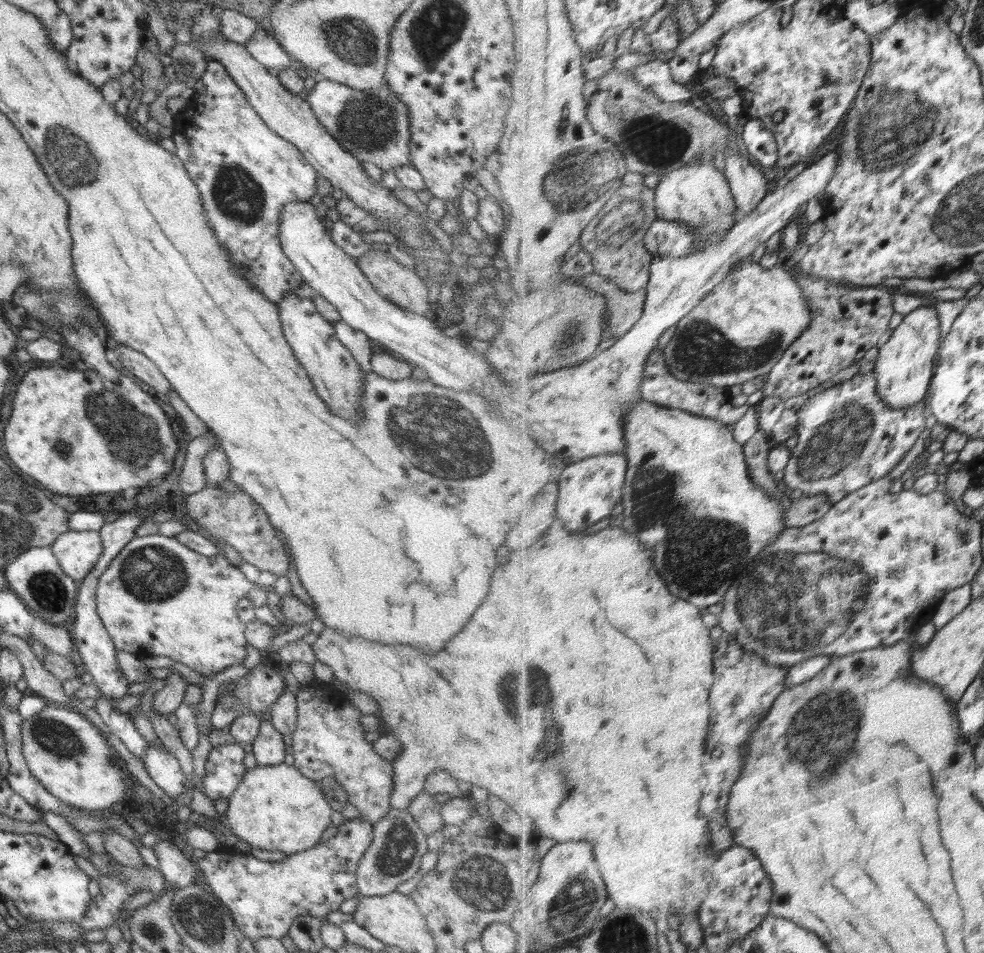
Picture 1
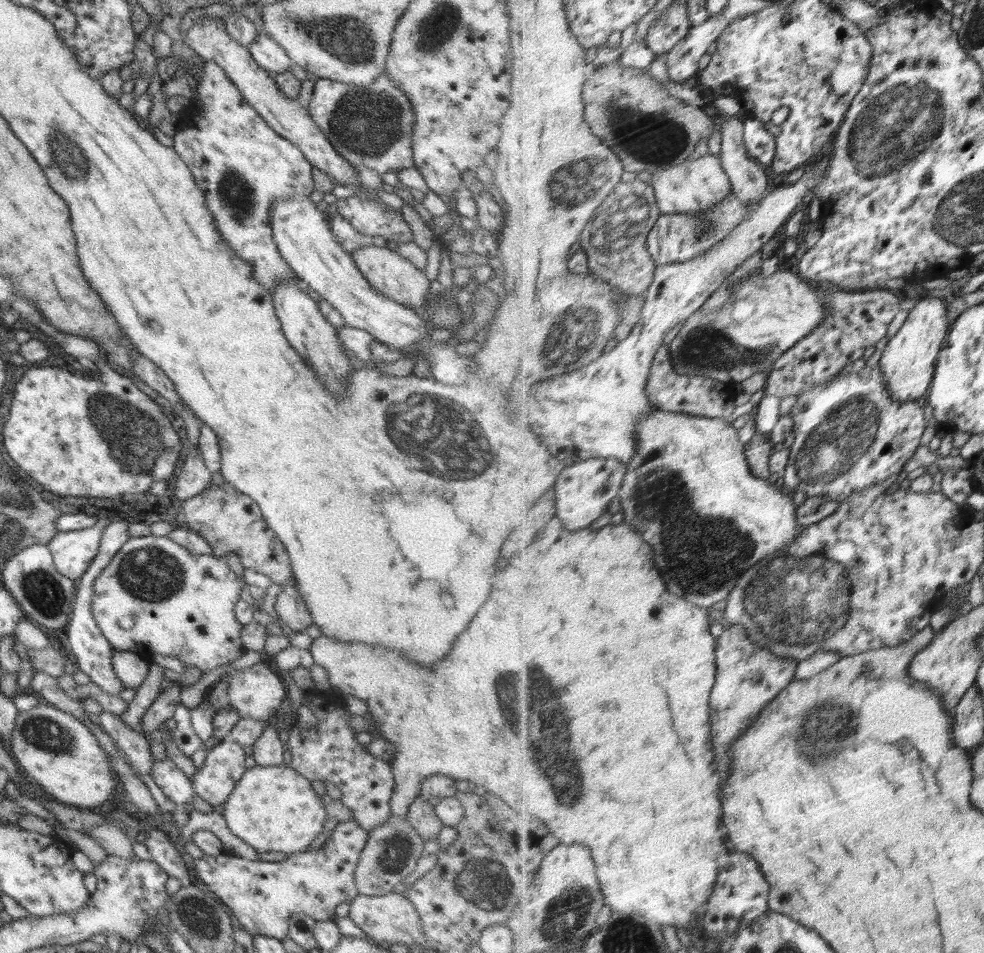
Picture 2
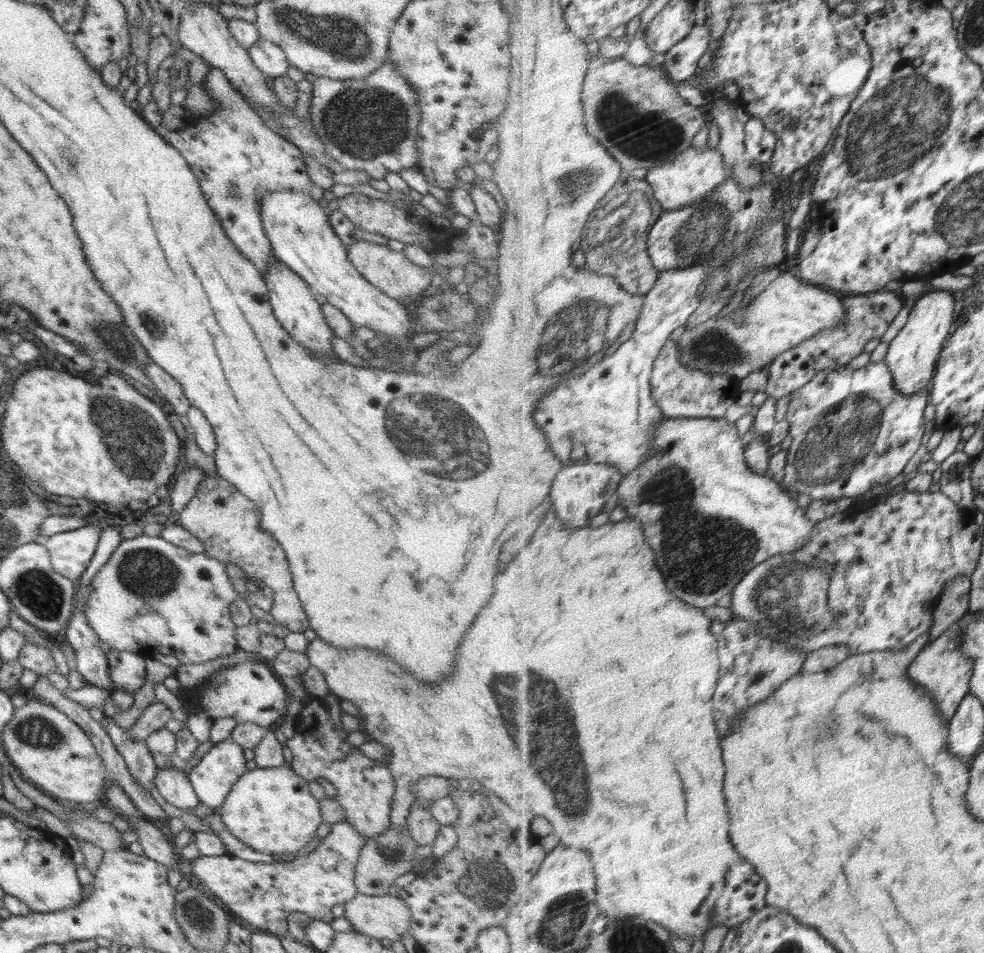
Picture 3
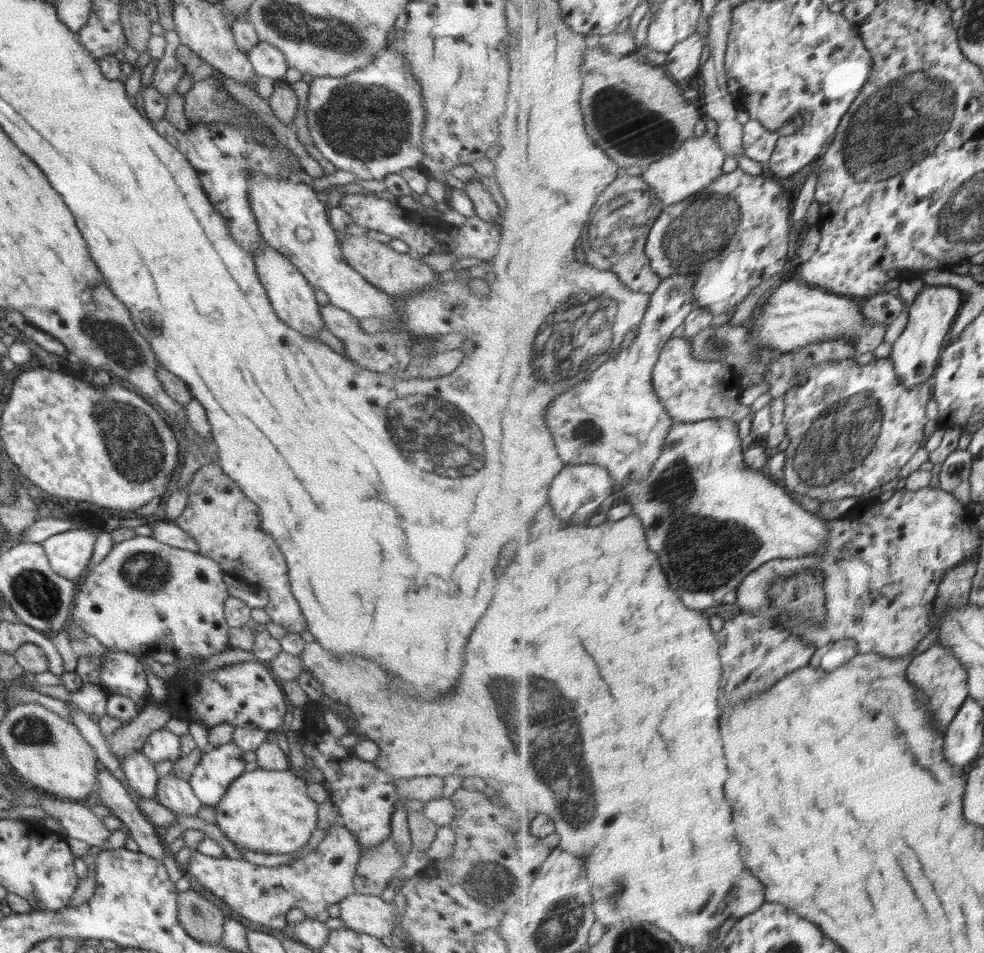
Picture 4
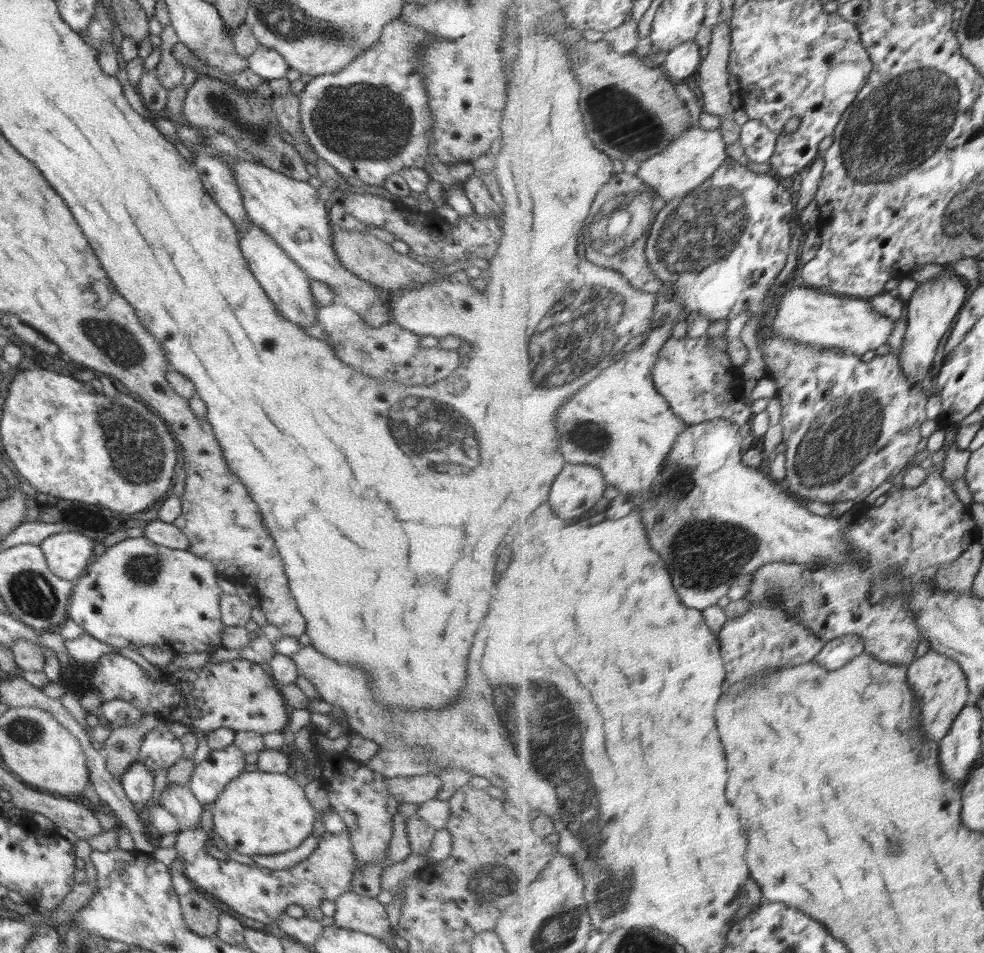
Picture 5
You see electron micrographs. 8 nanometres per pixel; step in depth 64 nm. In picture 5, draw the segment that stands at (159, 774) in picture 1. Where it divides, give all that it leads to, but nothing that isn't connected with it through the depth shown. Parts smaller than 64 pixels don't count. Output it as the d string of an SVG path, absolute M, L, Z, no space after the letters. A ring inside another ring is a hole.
M168 782L161 791L160 804L178 819L182 830L200 829L203 804L190 792L187 784Z

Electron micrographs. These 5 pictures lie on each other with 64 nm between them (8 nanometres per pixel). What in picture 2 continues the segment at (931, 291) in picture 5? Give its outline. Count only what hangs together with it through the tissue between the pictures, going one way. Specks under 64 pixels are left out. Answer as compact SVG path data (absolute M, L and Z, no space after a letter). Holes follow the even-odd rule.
M930 296L919 300L901 329L885 346L880 363L894 401L920 401L931 390L943 344L952 328L948 327L948 304L942 297Z

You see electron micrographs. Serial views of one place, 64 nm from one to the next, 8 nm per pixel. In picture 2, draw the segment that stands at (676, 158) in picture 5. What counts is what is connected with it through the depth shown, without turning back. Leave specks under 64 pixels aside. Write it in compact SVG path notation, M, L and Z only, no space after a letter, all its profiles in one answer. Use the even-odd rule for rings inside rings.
M714 154L706 155L698 160L690 157L688 161L675 166L674 168L666 168L665 170L657 170L652 173L652 184L657 195L657 202L663 214L698 214L700 219L706 217L709 210L712 210L720 204L724 199L728 199L728 195L732 195L733 185L727 170L723 167L722 156Z

